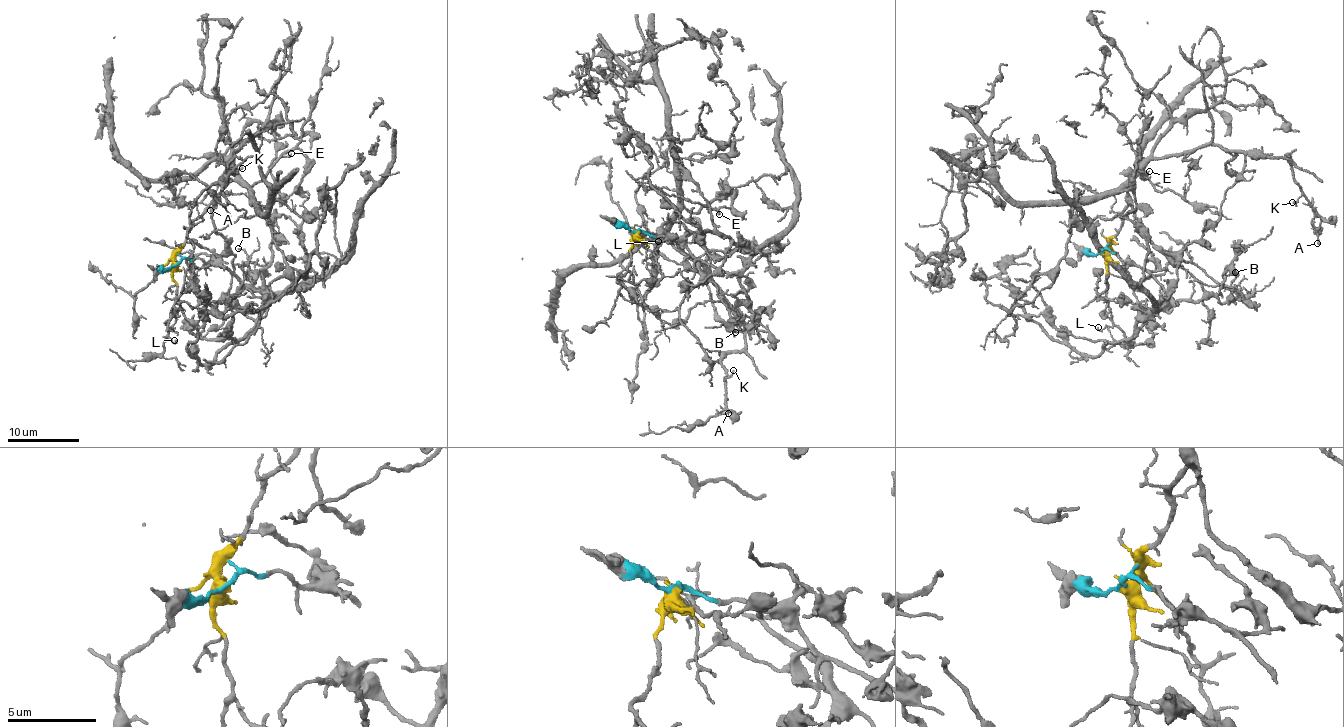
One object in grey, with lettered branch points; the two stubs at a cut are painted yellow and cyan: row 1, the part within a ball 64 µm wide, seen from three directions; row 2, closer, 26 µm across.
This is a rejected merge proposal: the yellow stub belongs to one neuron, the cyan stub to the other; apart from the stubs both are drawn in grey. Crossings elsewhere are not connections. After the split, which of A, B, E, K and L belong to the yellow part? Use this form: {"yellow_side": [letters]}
{"yellow_side": ["A", "E", "K", "L"]}

